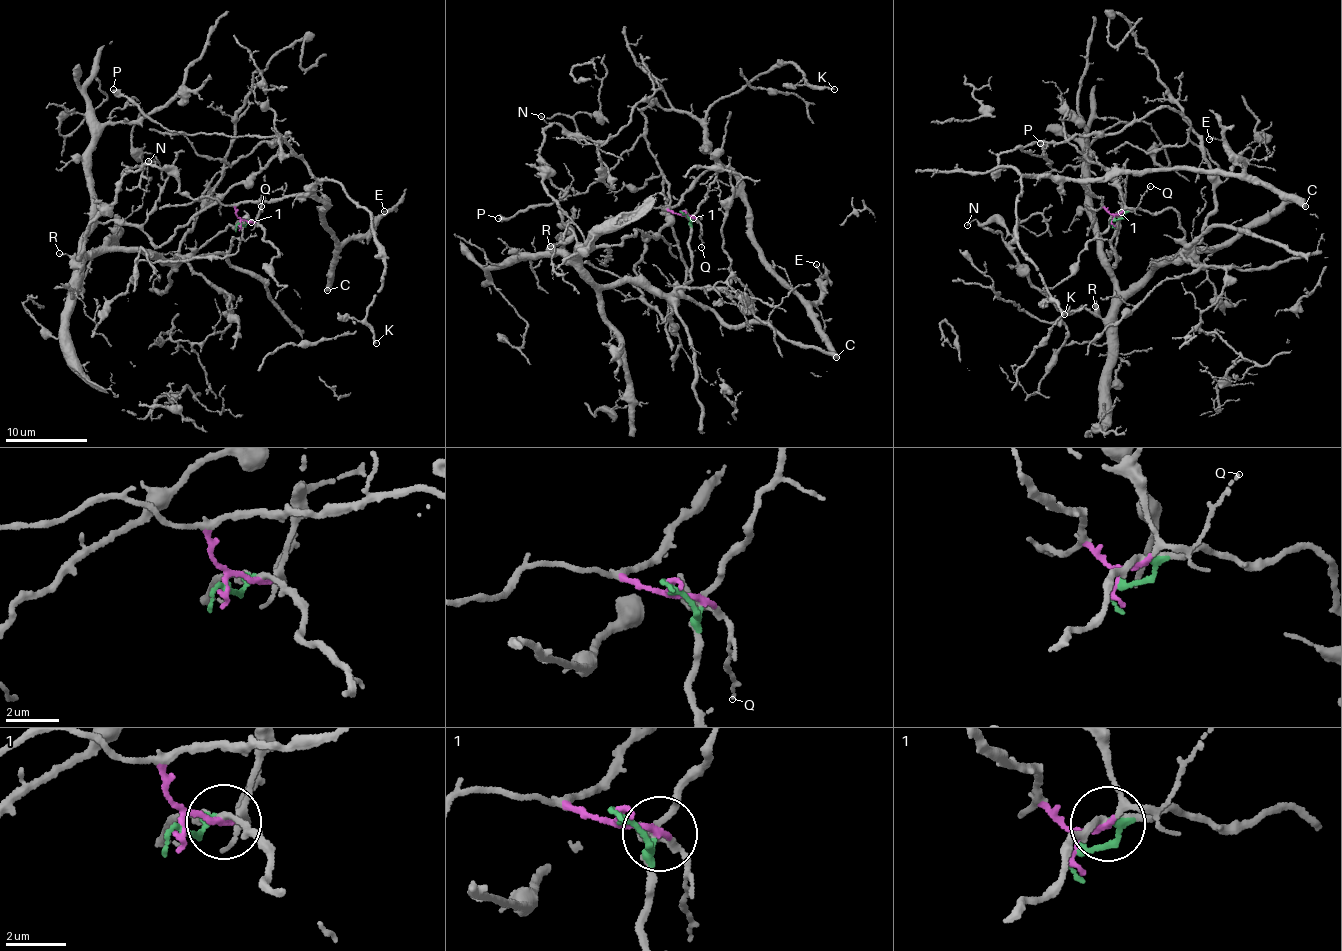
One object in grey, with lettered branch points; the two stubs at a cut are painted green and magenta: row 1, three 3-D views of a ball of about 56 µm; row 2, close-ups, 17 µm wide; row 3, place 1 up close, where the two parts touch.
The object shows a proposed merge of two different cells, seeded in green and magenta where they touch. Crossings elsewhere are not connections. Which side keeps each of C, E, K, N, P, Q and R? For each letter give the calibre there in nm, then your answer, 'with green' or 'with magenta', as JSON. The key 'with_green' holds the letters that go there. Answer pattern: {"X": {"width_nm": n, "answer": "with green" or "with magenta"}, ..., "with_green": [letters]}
{"C": {"width_nm": 480, "answer": "with magenta"}, "E": {"width_nm": 130, "answer": "with magenta"}, "K": {"width_nm": 220, "answer": "with magenta"}, "N": {"width_nm": 130, "answer": "with green"}, "P": {"width_nm": 440, "answer": "with magenta"}, "Q": {"width_nm": 100, "answer": "with magenta"}, "R": {"width_nm": 140, "answer": "with green"}, "with_green": ["N", "R"]}

